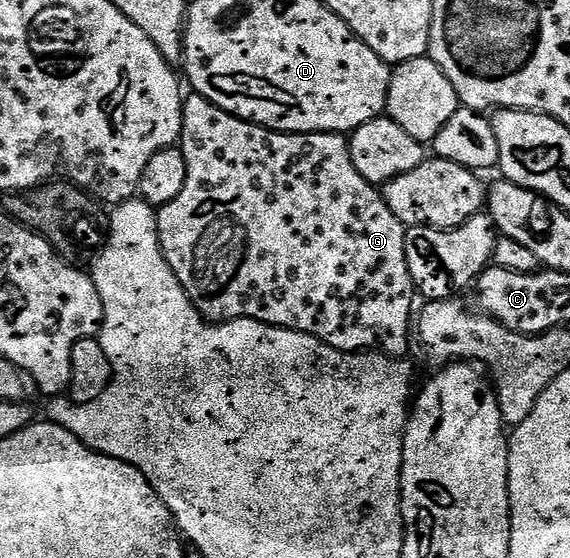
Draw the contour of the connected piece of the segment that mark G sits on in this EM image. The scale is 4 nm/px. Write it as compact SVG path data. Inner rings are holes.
M188 95L183 102L183 157L187 163L185 186L181 194L165 207L158 209L159 245L167 263L172 267L177 281L192 300L205 321L259 320L278 328L288 328L316 336L321 342L342 352L382 352L384 356L403 358L407 353L407 339L413 336L413 313L416 311L417 293L409 274L409 262L405 258L407 228L389 210L382 191L371 184L353 166L351 145L346 135L338 132L275 132L260 124L237 118L209 102L204 96Z

